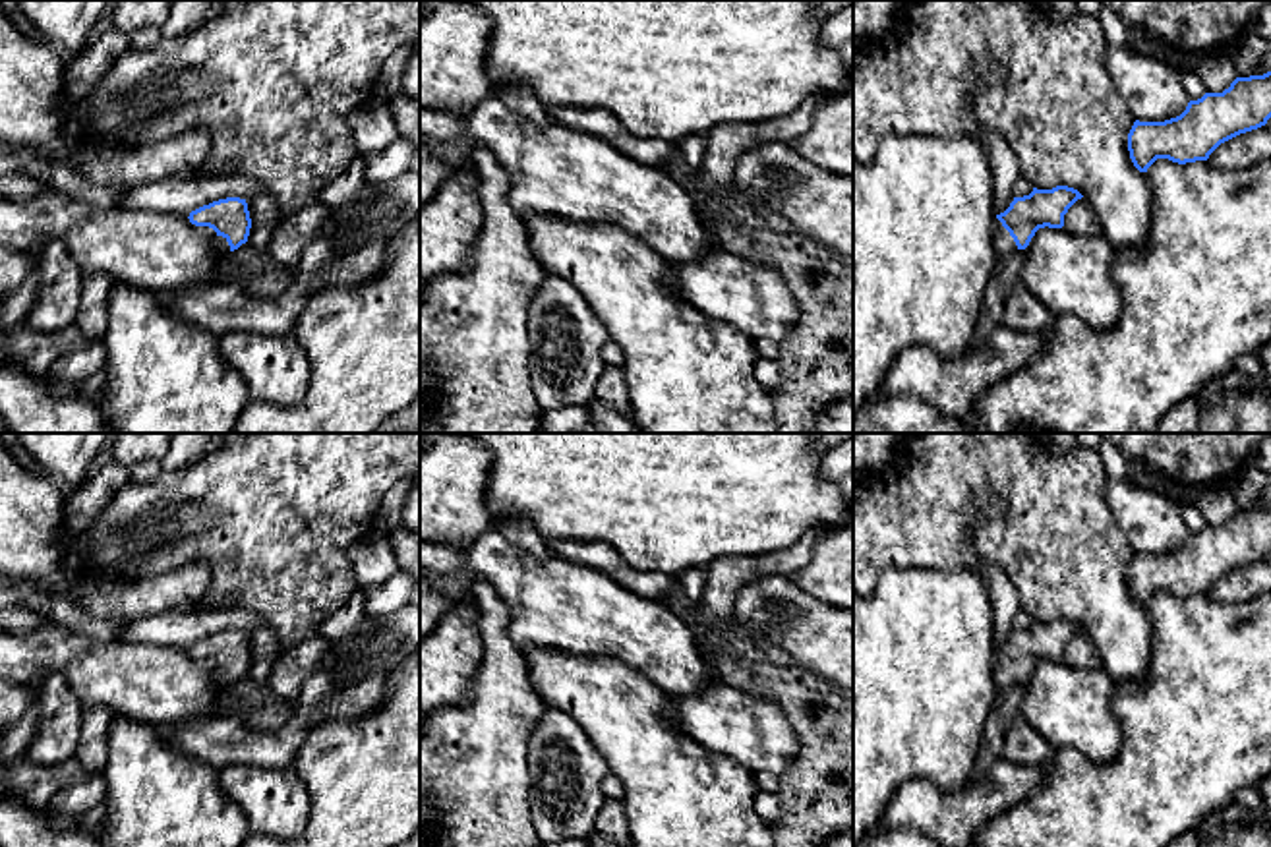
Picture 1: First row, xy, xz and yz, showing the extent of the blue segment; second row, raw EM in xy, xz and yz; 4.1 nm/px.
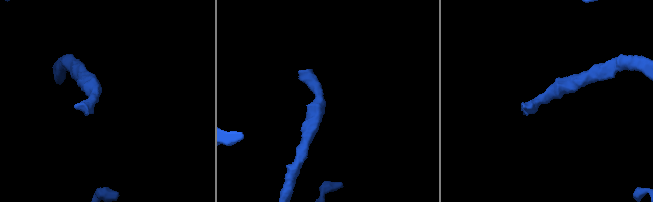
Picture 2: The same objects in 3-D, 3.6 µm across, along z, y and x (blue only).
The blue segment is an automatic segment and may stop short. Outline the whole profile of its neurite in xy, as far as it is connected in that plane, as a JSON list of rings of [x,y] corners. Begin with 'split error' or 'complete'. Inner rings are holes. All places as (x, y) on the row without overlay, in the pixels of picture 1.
split error; [[[226,630],[190,646],[190,656],[217,665],[217,681],[224,686],[248,675],[251,652],[246,632]]]

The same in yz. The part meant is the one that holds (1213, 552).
complete; [[[1271,505],[1236,511],[1223,526],[1205,526],[1186,543],[1165,555],[1136,553],[1128,584],[1139,605],[1157,592],[1178,598],[1207,594],[1225,574],[1257,563],[1271,551]]]

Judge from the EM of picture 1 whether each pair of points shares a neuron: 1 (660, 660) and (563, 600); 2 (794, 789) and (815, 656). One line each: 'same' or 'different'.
1: same
2: different

